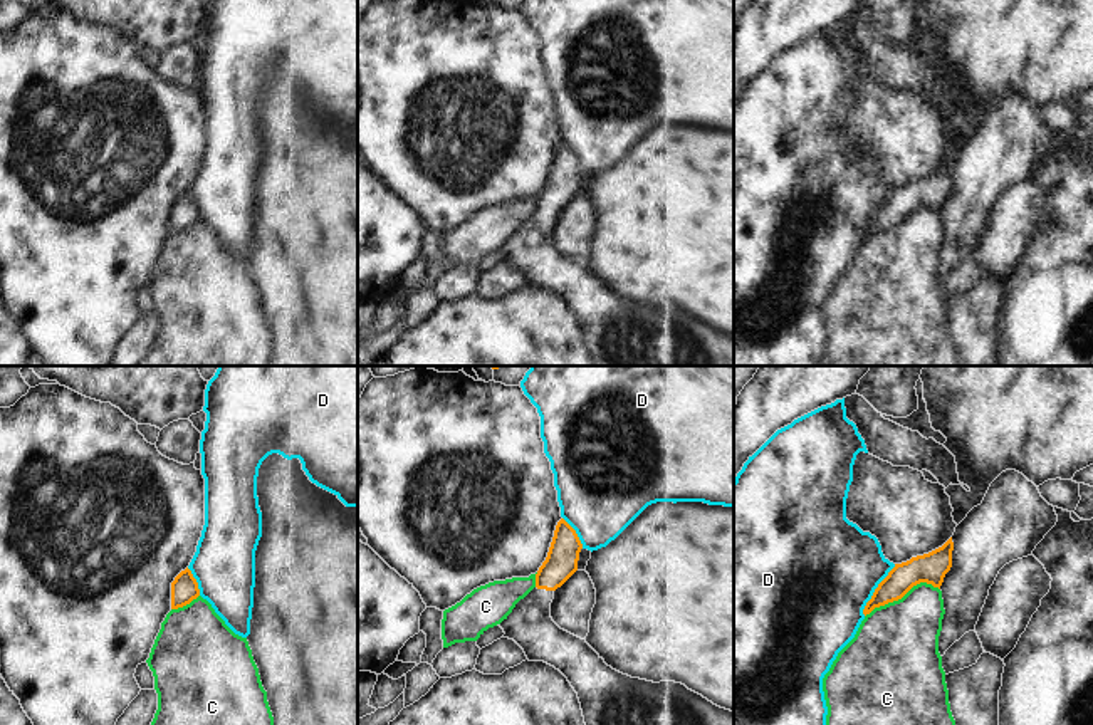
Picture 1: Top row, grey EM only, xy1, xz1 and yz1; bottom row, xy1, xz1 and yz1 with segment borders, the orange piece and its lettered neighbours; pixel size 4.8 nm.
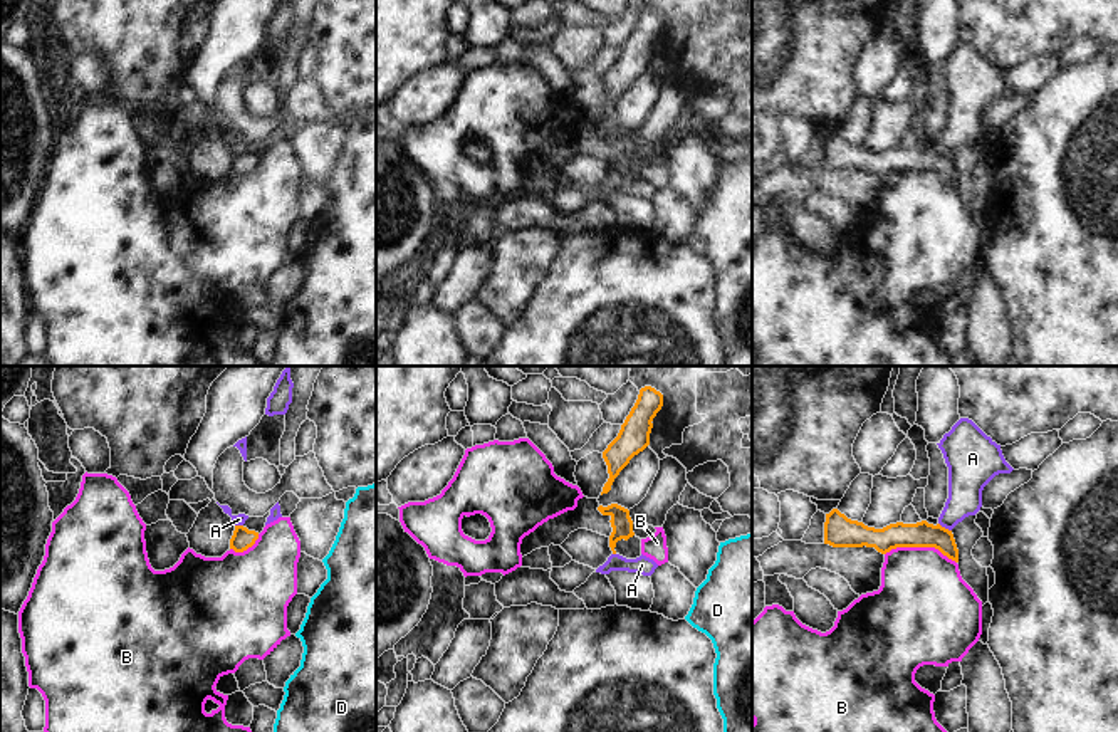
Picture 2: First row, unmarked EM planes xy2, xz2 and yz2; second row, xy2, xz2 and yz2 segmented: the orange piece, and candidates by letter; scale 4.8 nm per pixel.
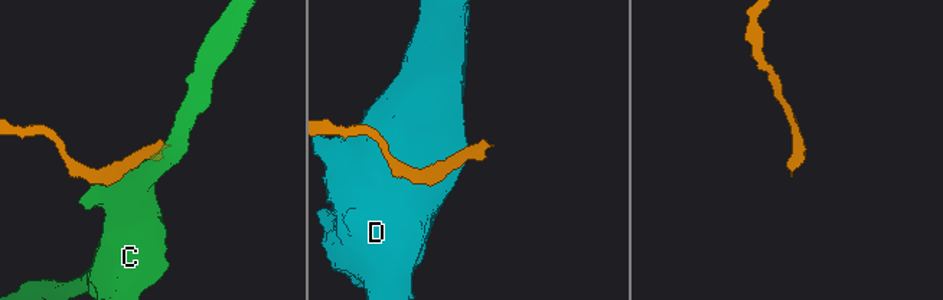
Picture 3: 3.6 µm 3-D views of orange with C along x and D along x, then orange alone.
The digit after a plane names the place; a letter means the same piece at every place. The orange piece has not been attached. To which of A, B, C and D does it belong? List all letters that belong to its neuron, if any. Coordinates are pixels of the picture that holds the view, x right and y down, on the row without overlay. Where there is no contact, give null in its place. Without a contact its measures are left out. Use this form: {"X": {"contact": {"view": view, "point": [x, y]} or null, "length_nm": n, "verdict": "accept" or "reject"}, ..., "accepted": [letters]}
{"A": {"contact": {"view": "yz2", "point": [944, 151]}, "length_nm": 80, "verdict": "reject"}, "B": {"contact": {"view": "yz2", "point": [920, 170]}, "length_nm": 340, "verdict": "reject"}, "C": {"contact": {"view": "yz1", "point": [902, 220]}, "length_nm": 380, "verdict": "reject"}, "D": {"contact": {"view": "yz1", "point": [875, 213]}, "length_nm": 300, "verdict": "reject"}, "accepted": []}

